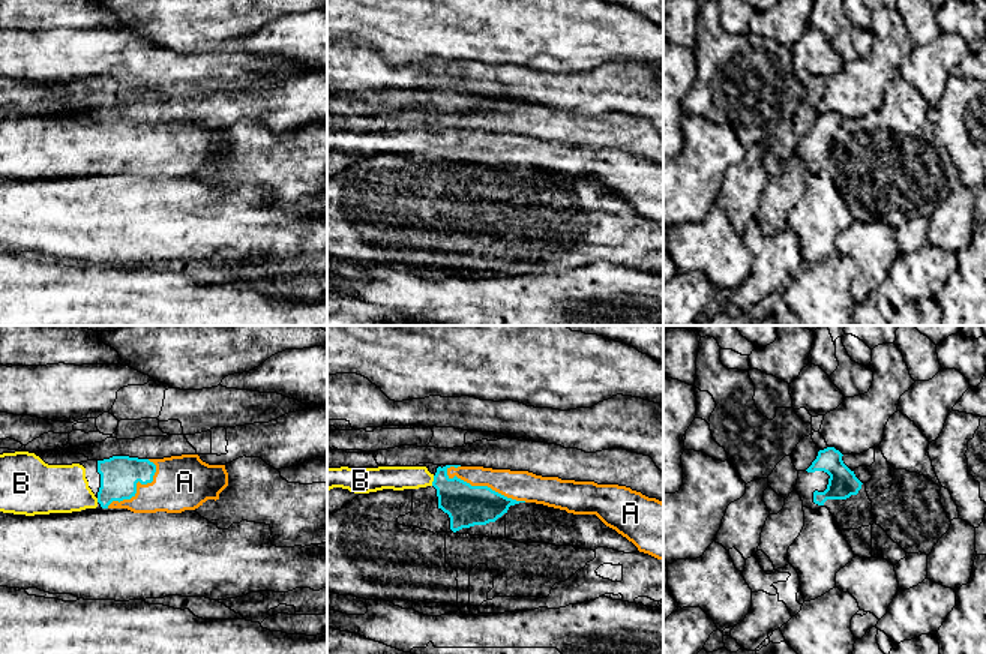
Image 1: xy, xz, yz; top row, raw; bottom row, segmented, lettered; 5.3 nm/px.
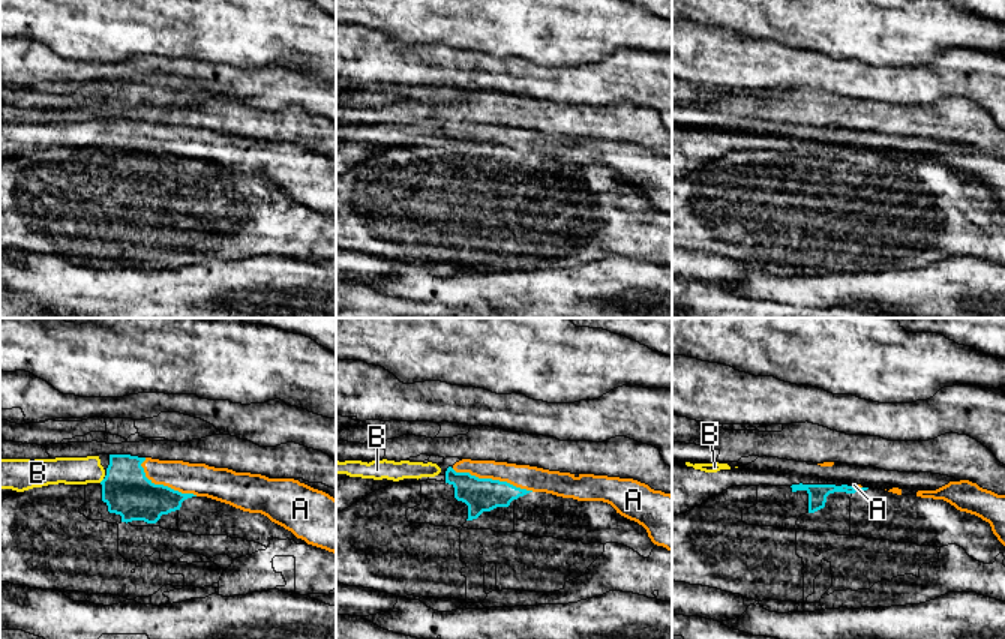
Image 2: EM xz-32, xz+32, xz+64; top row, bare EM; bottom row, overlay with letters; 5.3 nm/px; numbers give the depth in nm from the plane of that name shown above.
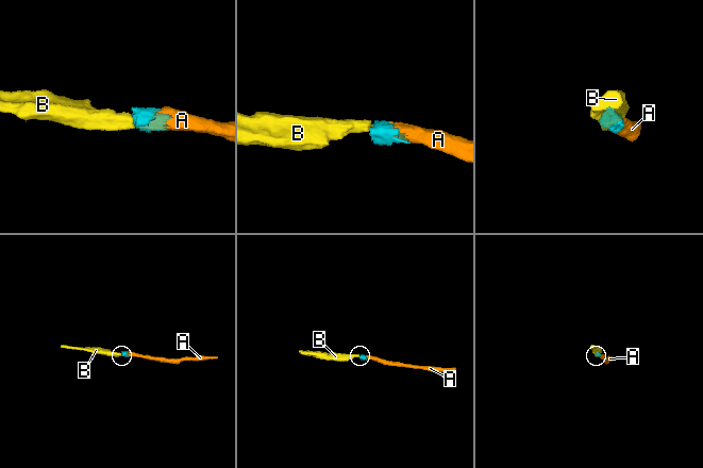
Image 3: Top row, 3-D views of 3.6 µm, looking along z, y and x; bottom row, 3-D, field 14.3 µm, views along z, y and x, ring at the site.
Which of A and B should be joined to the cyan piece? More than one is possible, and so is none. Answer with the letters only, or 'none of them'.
A, B

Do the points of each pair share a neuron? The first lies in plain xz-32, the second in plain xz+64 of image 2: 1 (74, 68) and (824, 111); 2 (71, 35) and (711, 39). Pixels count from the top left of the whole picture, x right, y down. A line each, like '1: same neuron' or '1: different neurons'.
1: different neurons
2: different neurons

